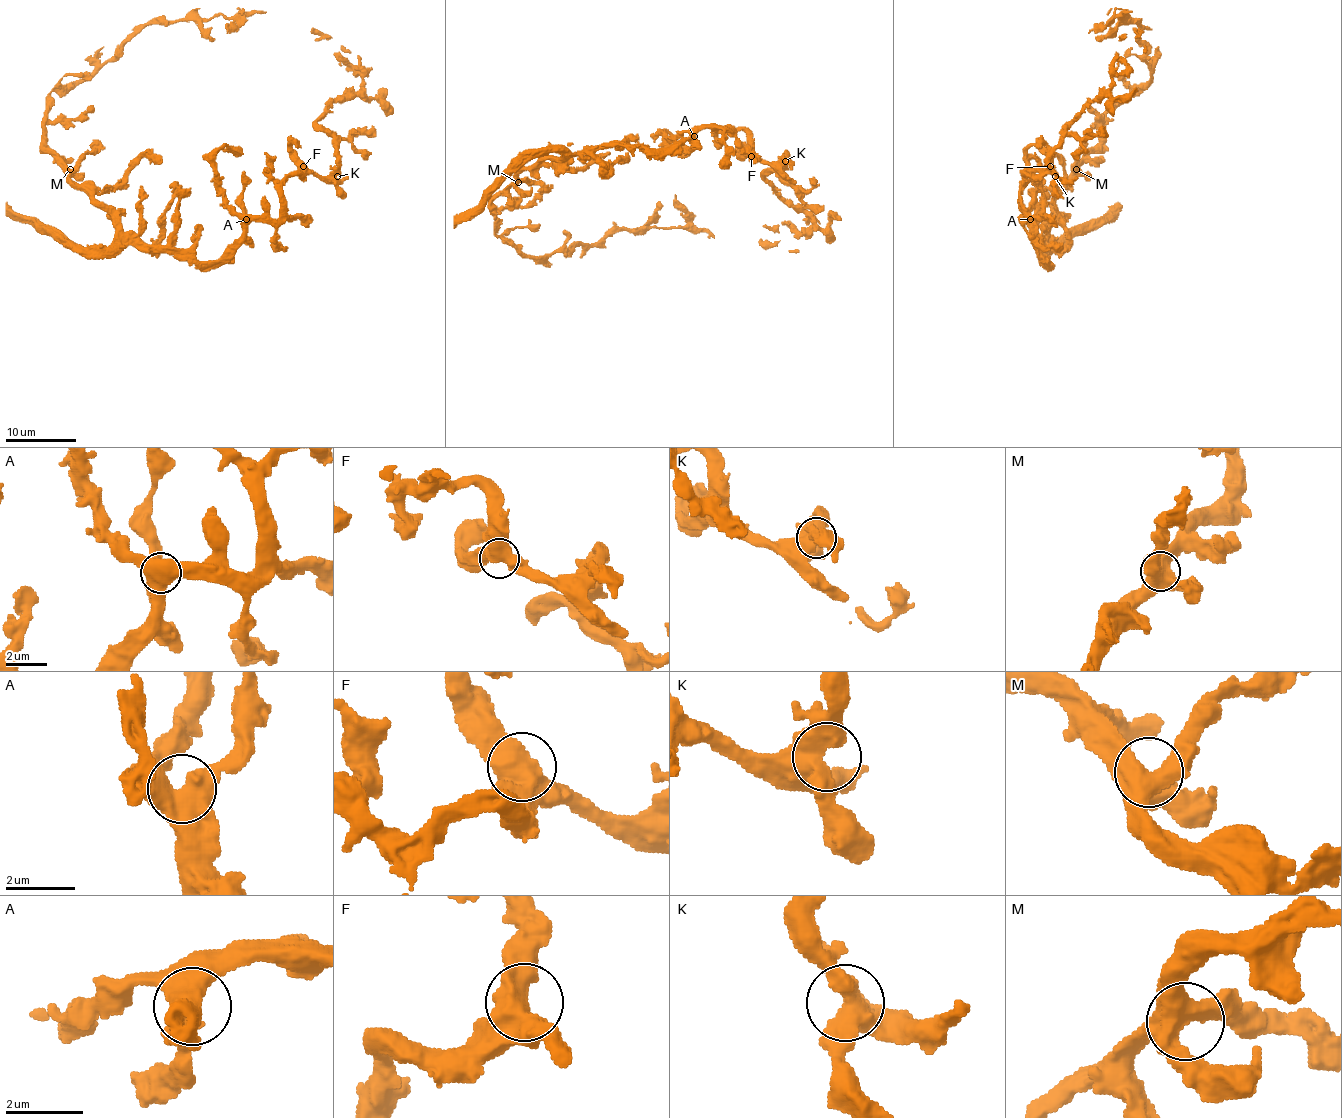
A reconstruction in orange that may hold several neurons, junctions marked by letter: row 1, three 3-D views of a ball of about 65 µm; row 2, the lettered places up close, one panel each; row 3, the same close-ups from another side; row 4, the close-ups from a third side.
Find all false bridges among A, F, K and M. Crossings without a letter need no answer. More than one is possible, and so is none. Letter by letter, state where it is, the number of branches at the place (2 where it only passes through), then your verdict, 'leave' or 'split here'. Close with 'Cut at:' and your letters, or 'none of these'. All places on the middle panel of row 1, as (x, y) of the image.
A: at (694, 136); 3 branches meet; leave
F: at (751, 156); 2 branches meet; leave
K: at (785, 161); 3 branches meet; leave
M: at (518, 182); 4 branches meet; leave
Cut at: none of these

